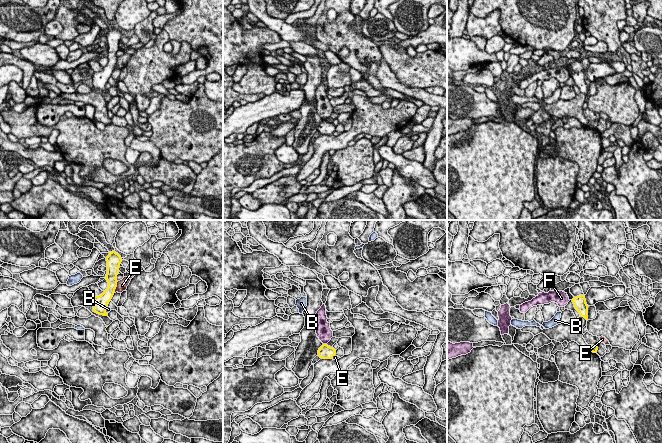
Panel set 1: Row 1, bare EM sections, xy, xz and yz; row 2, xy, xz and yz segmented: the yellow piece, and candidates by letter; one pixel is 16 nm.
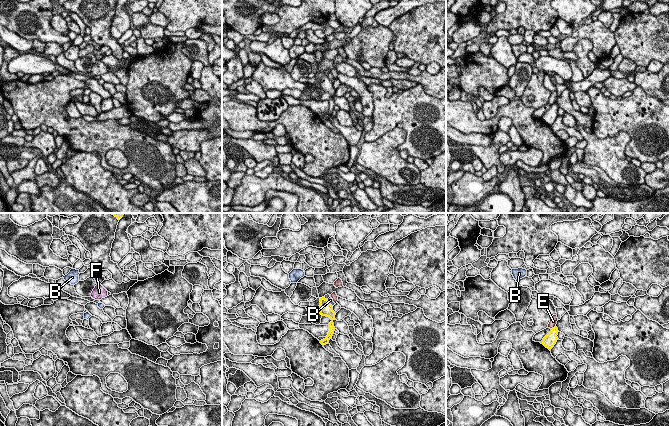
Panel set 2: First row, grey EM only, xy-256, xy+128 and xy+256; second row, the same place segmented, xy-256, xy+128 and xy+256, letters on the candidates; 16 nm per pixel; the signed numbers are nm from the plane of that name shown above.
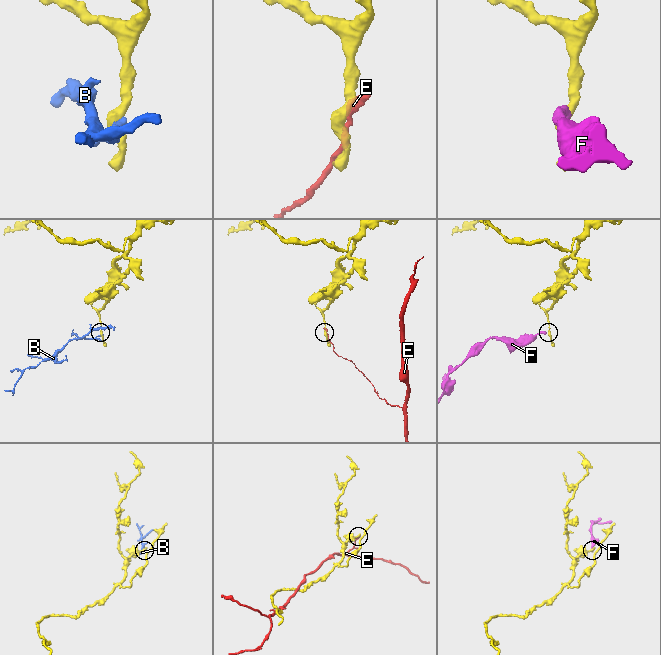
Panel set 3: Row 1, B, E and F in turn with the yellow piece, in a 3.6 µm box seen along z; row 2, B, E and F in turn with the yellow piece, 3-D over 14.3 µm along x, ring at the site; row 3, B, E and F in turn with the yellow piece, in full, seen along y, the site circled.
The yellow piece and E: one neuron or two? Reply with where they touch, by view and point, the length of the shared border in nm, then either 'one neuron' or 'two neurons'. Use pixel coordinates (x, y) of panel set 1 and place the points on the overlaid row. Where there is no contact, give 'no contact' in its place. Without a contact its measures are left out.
contact xy (115, 287); length 200 nm; two neurons

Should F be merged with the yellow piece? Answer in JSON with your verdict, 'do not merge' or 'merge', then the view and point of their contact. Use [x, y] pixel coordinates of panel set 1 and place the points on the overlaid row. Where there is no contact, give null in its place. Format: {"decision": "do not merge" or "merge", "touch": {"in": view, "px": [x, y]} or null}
{"decision": "do not merge", "touch": {"in": "xz", "px": [325, 344]}}

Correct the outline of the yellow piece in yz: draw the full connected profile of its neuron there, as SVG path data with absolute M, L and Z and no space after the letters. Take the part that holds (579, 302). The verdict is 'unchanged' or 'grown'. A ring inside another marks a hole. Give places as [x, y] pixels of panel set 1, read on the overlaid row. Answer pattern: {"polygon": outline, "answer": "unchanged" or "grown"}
{"polygon": "M585 295L574 297L572 302L580 316L584 317L588 321L588 305L586 303Z", "answer": "unchanged"}

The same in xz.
{"polygon": "M323 344L318 350L318 356L322 359L332 359L335 354L336 350L327 344Z", "answer": "unchanged"}

